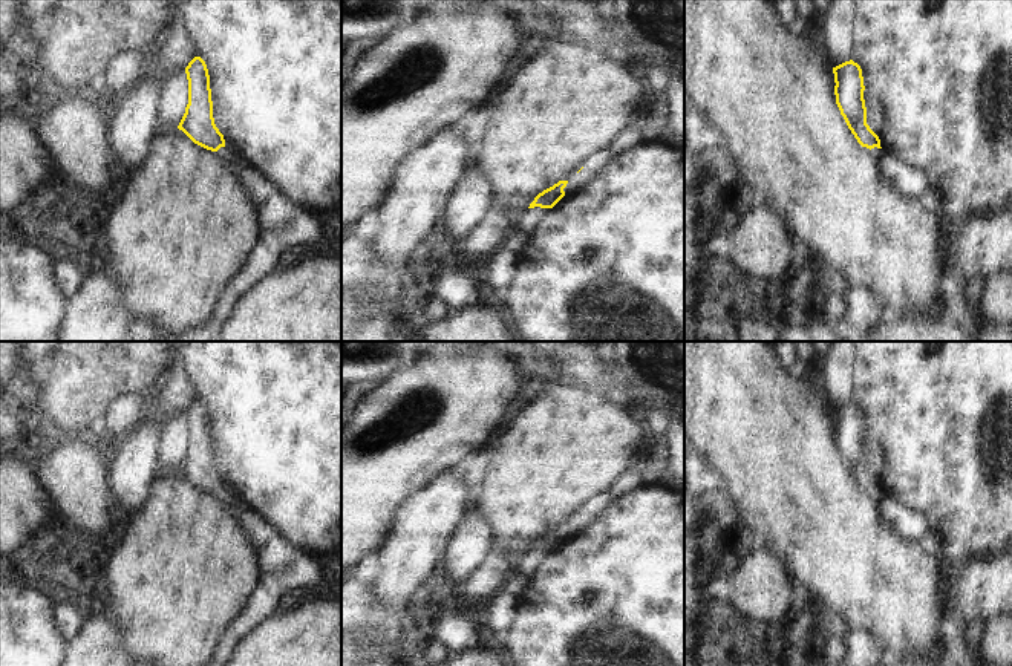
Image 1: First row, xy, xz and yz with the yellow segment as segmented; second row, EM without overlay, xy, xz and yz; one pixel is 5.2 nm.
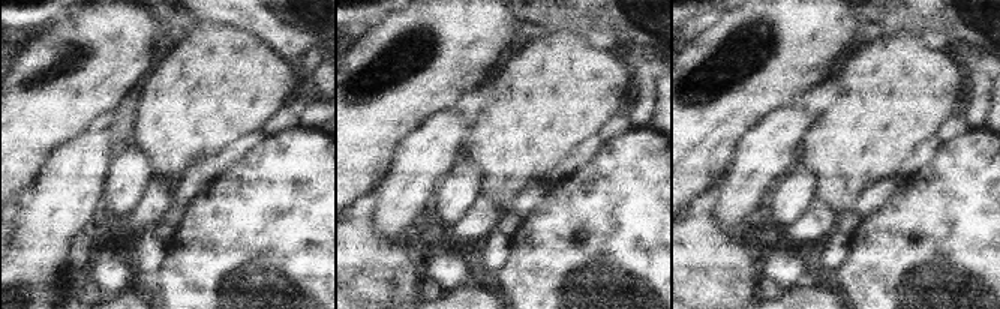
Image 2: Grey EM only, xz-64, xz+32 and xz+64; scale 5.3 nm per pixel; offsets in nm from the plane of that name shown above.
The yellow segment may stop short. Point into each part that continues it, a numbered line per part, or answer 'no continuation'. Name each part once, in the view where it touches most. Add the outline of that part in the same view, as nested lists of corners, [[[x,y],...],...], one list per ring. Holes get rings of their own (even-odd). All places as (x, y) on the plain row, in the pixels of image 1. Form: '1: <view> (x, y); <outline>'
1: xz (590, 510); [[[606,490],[605,493],[602,493],[593,504],[585,505],[583,511],[568,524],[566,530],[563,531],[565,537],[570,536],[573,531],[576,531],[577,528],[580,528],[582,525],[585,525],[597,511],[600,511],[609,501],[612,499],[612,496],[609,495],[609,491]]]

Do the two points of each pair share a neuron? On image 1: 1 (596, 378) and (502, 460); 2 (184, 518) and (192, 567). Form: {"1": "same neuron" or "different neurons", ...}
{"1": "different neurons", "2": "same neuron"}

